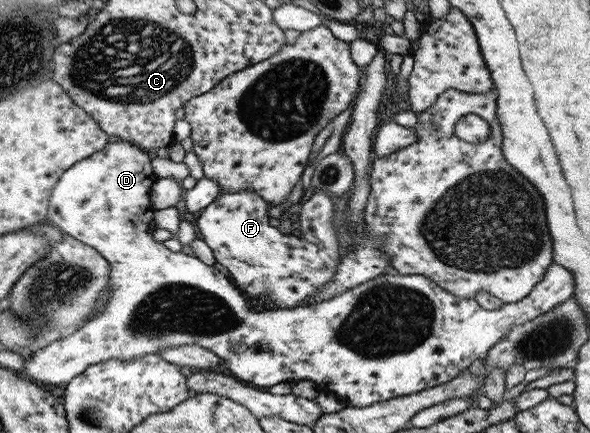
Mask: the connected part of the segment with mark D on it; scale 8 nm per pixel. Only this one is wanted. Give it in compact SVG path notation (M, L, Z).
M129 142L107 143L101 150L66 168L55 181L48 200L46 222L93 247L107 261L112 292L105 309L95 319L87 321L76 332L40 350L33 350L23 361L23 370L16 372L21 378L48 387L65 386L90 364L111 358L133 359L157 354L160 348L195 344L218 355L225 371L243 383L270 387L289 379L312 380L319 391L333 394L349 407L362 408L453 380L471 362L483 361L487 350L513 328L551 311L573 295L570 273L553 264L527 296L515 303L504 303L498 310L484 310L473 299L457 299L425 276L390 272L312 306L252 312L239 288L219 270L205 266L195 256L172 252L153 239L154 208L149 200L149 189L158 178L153 174L151 157L152 154Z

